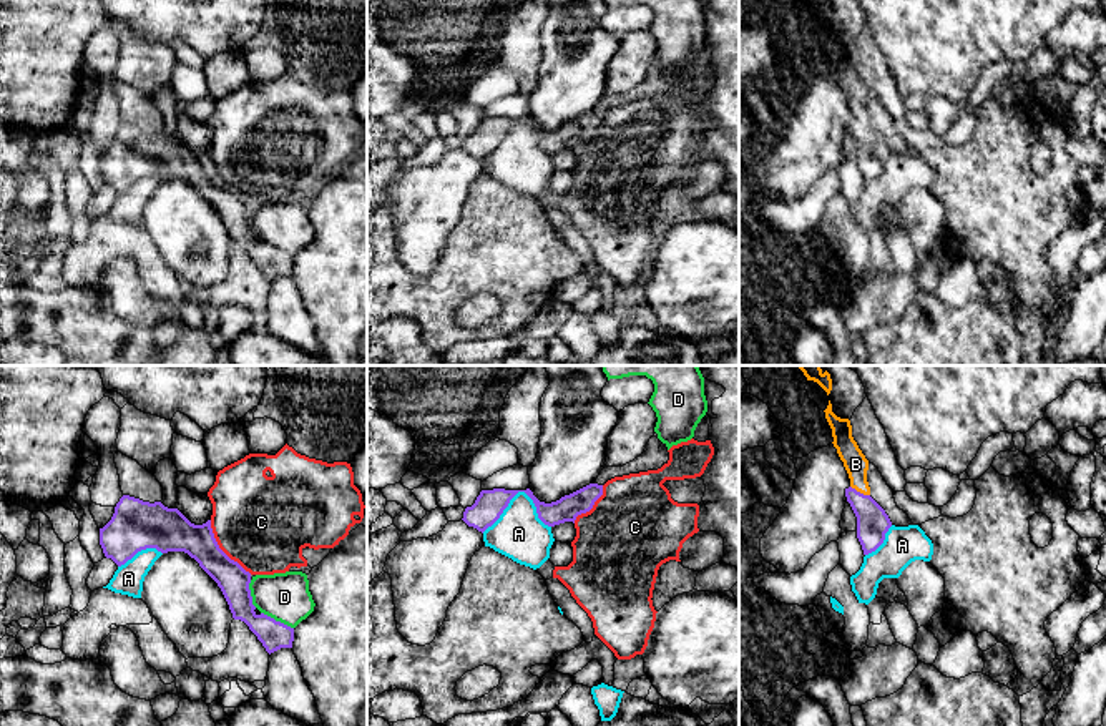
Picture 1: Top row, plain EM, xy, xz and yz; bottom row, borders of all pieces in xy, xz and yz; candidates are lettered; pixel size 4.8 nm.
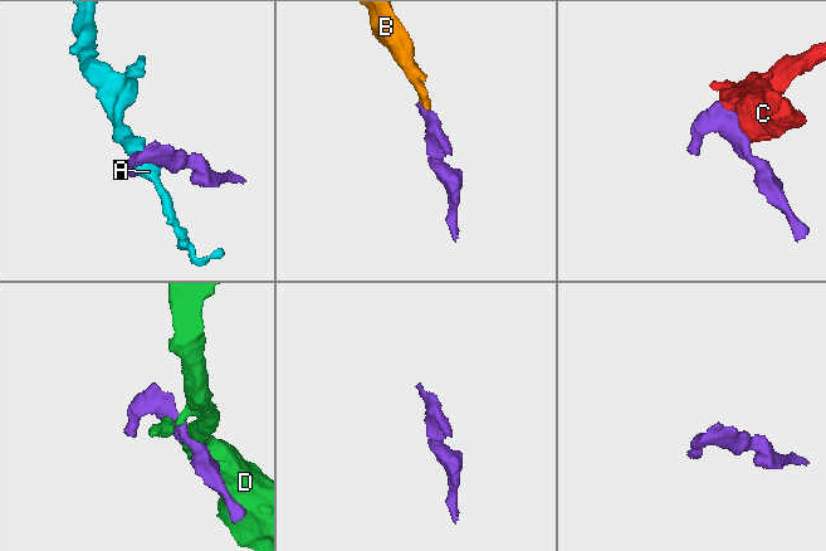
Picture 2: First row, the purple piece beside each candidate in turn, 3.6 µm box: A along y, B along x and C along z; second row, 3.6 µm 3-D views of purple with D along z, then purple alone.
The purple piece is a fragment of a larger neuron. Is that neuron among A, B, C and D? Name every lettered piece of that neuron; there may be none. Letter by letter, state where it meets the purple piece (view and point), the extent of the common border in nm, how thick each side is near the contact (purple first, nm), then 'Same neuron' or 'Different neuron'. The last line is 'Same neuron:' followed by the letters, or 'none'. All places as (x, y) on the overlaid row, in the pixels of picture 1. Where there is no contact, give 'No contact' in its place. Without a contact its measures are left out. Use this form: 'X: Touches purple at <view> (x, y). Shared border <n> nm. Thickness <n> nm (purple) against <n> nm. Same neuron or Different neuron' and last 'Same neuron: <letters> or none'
A: Touches purple at xz (518, 490). Shared border 340 nm. Thickness 140 nm (purple) against 240 nm. Different neuron
B: Touches purple at yz (859, 492). Shared border 110 nm. Thickness 160 nm (purple) against 120 nm. Same neuron
C: Touches purple at xy (221, 550). Shared border 340 nm. Thickness 190 nm (purple) against 460 nm. Different neuron
D: Touches purple at xy (278, 622). Shared border 180 nm. Thickness 140 nm (purple) against 240 nm. Different neuron
Same neuron: B

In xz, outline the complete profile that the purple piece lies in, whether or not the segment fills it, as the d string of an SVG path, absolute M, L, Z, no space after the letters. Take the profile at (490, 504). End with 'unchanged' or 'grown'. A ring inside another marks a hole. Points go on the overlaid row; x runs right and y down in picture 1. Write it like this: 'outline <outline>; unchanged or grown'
outline M590 483L551 503L540 502L530 488L526 490L505 490L505 488L482 490L475 503L465 508L462 520L468 527L473 527L483 533L488 527L492 527L500 518L503 510L508 507L510 500L518 492L525 492L533 500L538 518L545 525L555 527L565 522L575 523L578 515L590 512L595 502L603 495L603 485Z; unchanged

